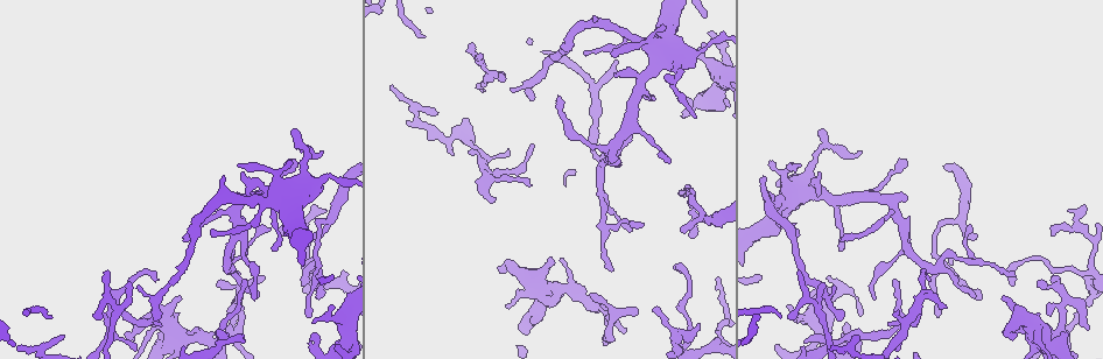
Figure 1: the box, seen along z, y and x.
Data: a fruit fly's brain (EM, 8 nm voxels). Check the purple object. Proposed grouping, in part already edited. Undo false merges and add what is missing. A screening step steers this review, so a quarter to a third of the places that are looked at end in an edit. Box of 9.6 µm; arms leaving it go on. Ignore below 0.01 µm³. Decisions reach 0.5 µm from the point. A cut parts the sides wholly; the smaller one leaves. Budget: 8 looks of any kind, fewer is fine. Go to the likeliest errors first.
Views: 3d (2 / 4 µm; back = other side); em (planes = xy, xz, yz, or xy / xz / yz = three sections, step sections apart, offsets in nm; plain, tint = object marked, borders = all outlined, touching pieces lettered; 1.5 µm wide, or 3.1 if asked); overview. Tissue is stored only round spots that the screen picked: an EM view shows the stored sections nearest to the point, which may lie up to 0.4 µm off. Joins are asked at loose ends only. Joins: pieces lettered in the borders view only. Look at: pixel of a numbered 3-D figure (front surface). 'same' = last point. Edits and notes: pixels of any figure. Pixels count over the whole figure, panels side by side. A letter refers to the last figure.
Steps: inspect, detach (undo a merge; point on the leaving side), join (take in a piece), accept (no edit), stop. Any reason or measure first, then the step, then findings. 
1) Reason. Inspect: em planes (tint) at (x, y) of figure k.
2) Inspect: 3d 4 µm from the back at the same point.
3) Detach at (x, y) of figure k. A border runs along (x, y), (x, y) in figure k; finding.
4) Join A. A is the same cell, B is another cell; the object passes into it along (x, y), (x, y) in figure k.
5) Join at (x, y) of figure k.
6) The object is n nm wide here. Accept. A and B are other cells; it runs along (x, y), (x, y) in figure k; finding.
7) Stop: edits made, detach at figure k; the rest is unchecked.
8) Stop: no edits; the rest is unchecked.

Inspect: 3d 4 µm at (776, 344) of figure 1.

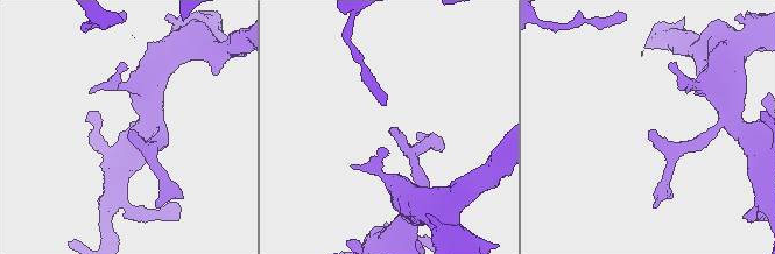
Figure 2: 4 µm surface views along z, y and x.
Need the tissue. Inspect: em xz step 8 (plain) at (652, 129) of figure 2.

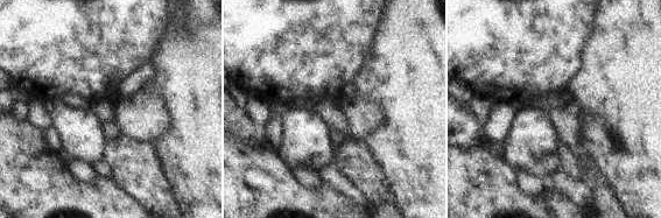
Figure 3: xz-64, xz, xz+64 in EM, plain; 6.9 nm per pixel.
Inspect: em xz step 8 (borders) at the same point.

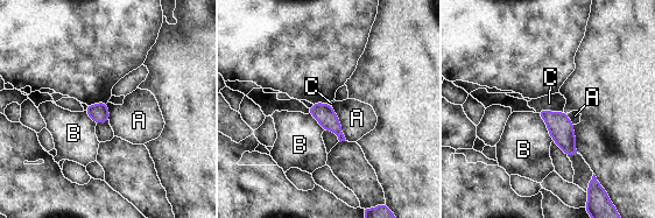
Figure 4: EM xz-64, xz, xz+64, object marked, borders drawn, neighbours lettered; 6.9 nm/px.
Accept. A, B and C are other cells; a border runs along (537, 112), (553, 140) in figure 4; none of them fits.

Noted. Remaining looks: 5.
Free end. Inspect: em xz step 4 (tint) at (469, 154) of figure 1.

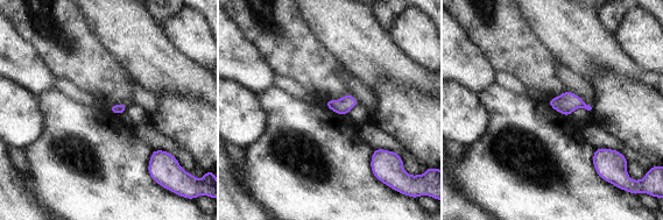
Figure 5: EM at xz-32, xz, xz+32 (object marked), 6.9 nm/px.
Another direction. Inspect: em planes (borders) at the same point.

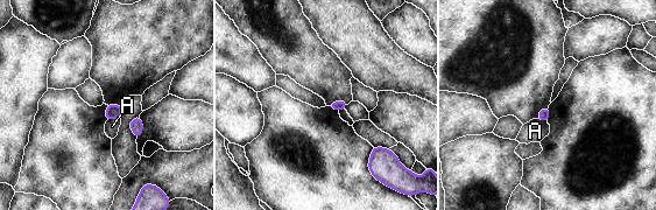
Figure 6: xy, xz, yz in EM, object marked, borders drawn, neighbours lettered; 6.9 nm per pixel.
The longest contact is with A, 100 nm. Accept. A is another cell; no lettered piece goes on from it.

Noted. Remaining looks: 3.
Thin end. Inspect: 3d 2 µm at (907, 162) of figure 1.

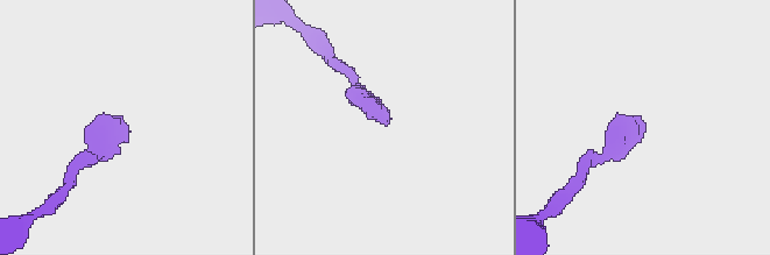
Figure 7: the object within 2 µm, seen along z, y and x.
Inspect: em planes (borders) at (642, 131) of figure 7.

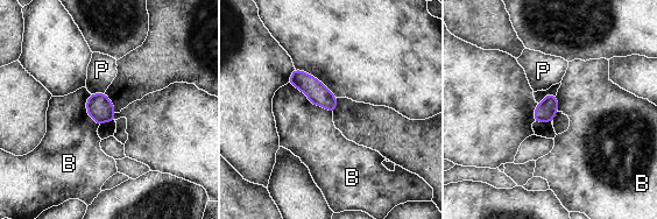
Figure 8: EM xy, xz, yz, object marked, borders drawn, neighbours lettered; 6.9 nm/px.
The longest contact is with B, 380 nm. Accept. B and P are other cells; a border runs along (289, 82), (312, 104), (332, 113) in figure 8; none of them fits.

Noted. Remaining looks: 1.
Stop: no edits; the rest is unchecked.

